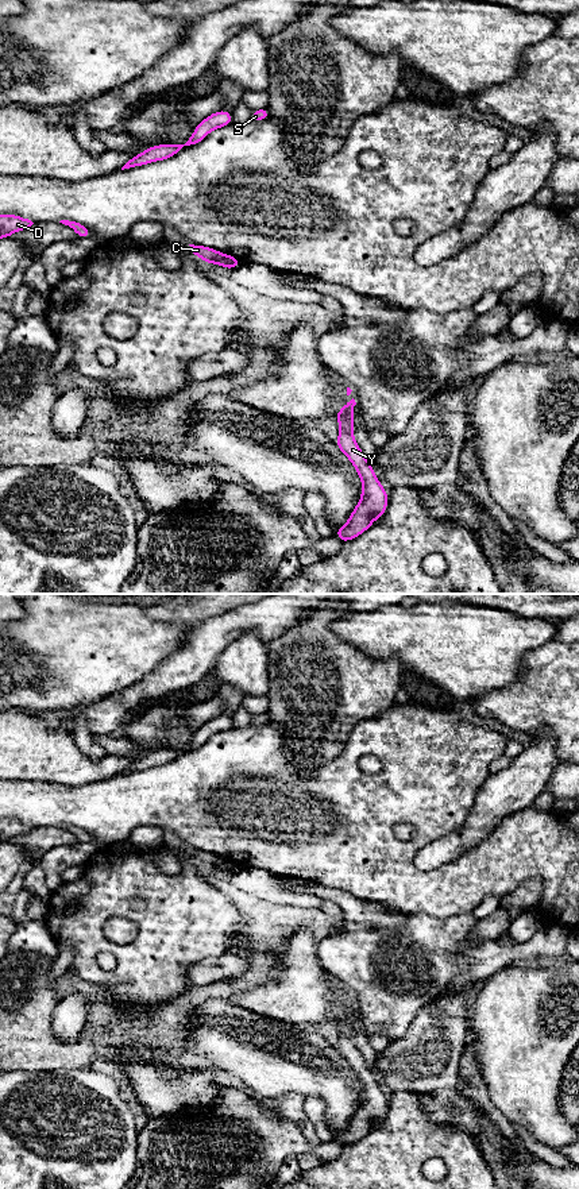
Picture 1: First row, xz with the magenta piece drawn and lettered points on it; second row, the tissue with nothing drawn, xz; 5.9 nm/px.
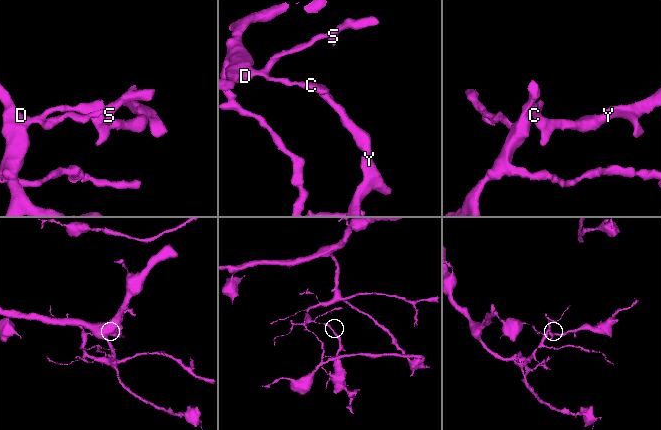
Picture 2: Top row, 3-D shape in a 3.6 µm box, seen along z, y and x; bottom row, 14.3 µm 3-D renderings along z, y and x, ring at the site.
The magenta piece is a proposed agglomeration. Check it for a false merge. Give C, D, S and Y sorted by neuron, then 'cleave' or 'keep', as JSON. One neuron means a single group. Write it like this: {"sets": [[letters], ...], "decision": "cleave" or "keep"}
{"sets": [["C", "D", "S"], ["Y"]], "decision": "cleave"}

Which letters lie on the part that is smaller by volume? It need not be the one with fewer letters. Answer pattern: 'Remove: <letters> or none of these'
Remove: Y

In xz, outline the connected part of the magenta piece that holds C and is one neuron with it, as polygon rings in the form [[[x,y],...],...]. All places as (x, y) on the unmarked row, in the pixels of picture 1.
[[[189,849],[194,860],[201,862],[204,868],[212,868],[221,857],[211,852]]]

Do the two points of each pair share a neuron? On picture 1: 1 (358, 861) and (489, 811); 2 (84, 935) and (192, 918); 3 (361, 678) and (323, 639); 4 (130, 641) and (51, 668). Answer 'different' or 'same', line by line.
1: different
2: same
3: same
4: same

